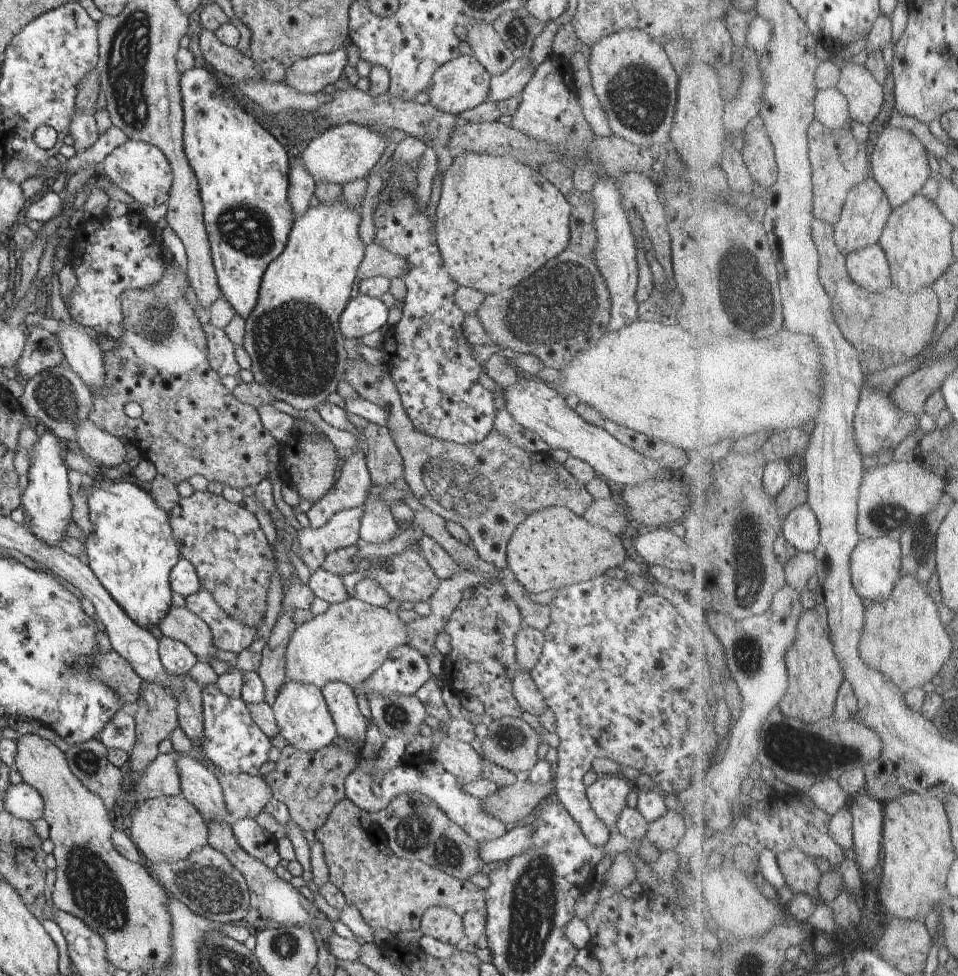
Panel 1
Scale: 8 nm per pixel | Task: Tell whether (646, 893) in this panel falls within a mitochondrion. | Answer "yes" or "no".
no

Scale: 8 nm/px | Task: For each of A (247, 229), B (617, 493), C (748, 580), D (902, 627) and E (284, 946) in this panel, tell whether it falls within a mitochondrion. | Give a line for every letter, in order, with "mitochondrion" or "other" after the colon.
A: mitochondrion
B: other
C: mitochondrion
D: other
E: mitochondrion

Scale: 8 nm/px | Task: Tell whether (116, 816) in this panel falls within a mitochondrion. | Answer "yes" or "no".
no

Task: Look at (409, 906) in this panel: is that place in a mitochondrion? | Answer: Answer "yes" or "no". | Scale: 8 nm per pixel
no

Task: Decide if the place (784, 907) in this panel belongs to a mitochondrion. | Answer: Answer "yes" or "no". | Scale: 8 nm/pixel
no

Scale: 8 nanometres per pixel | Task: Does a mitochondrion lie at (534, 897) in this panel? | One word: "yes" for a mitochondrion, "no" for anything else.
yes

